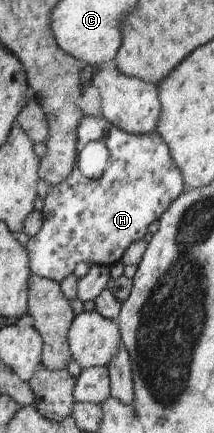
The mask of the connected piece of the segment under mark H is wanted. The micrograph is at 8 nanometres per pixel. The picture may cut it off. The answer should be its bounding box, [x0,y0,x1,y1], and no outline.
[26,115,184,283]

